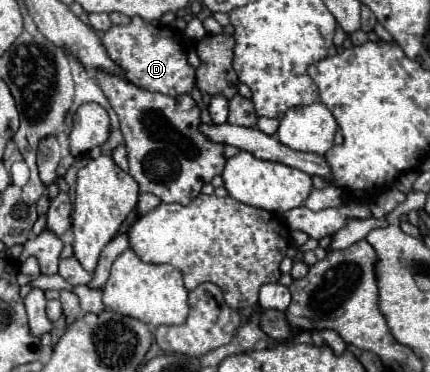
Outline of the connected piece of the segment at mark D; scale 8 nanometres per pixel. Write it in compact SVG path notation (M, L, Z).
M134 16L130 24L112 26L108 32L104 32L102 44L106 46L108 56L118 66L122 66L128 82L144 90L178 96L178 94L188 94L194 88L196 70L186 60L186 50L181 38L168 26L167 28L154 26Z

